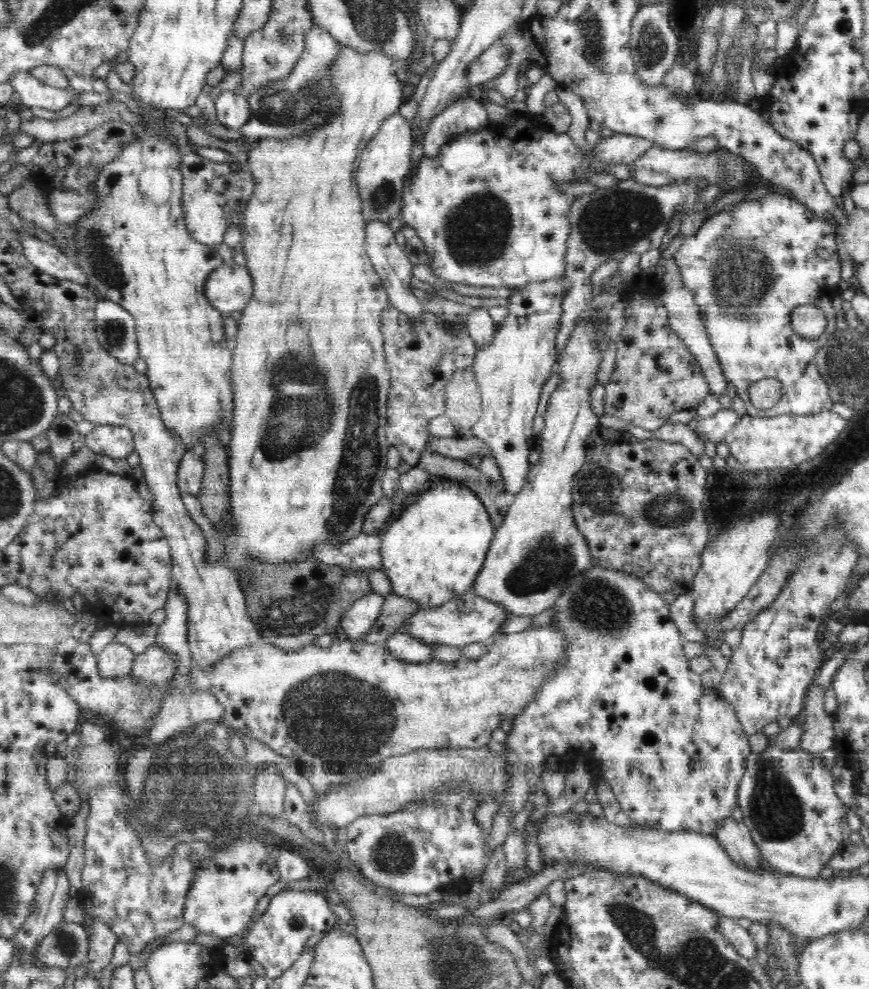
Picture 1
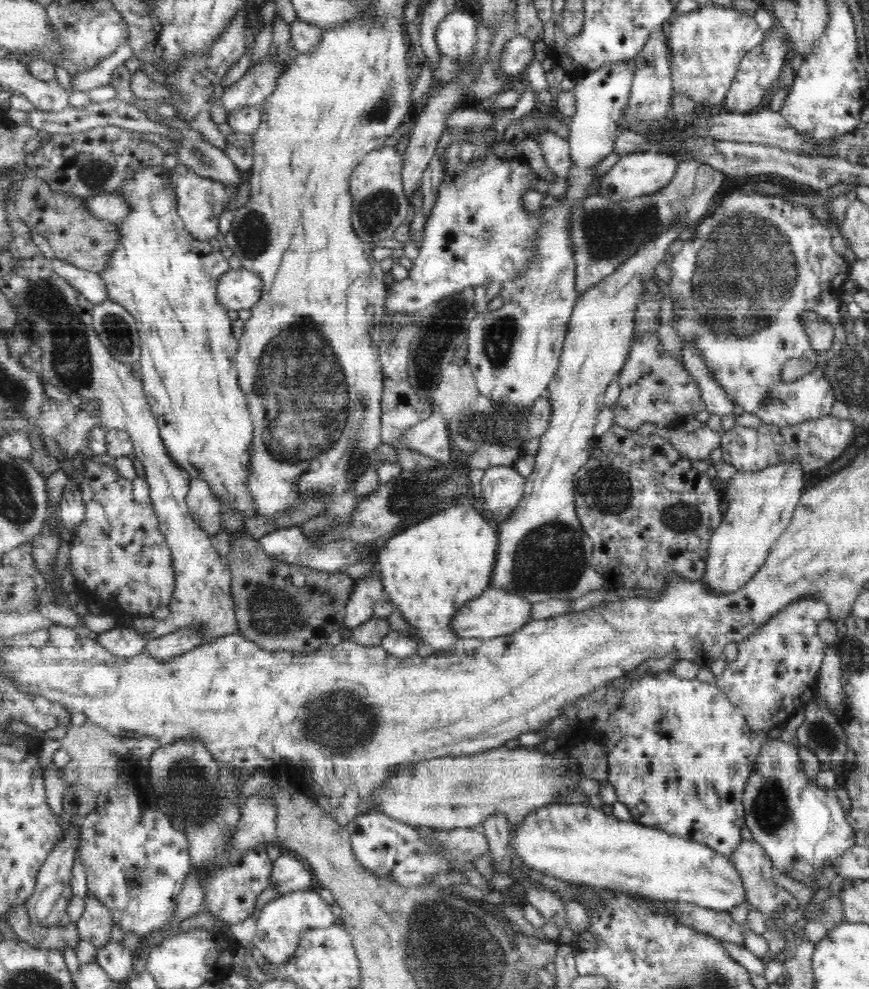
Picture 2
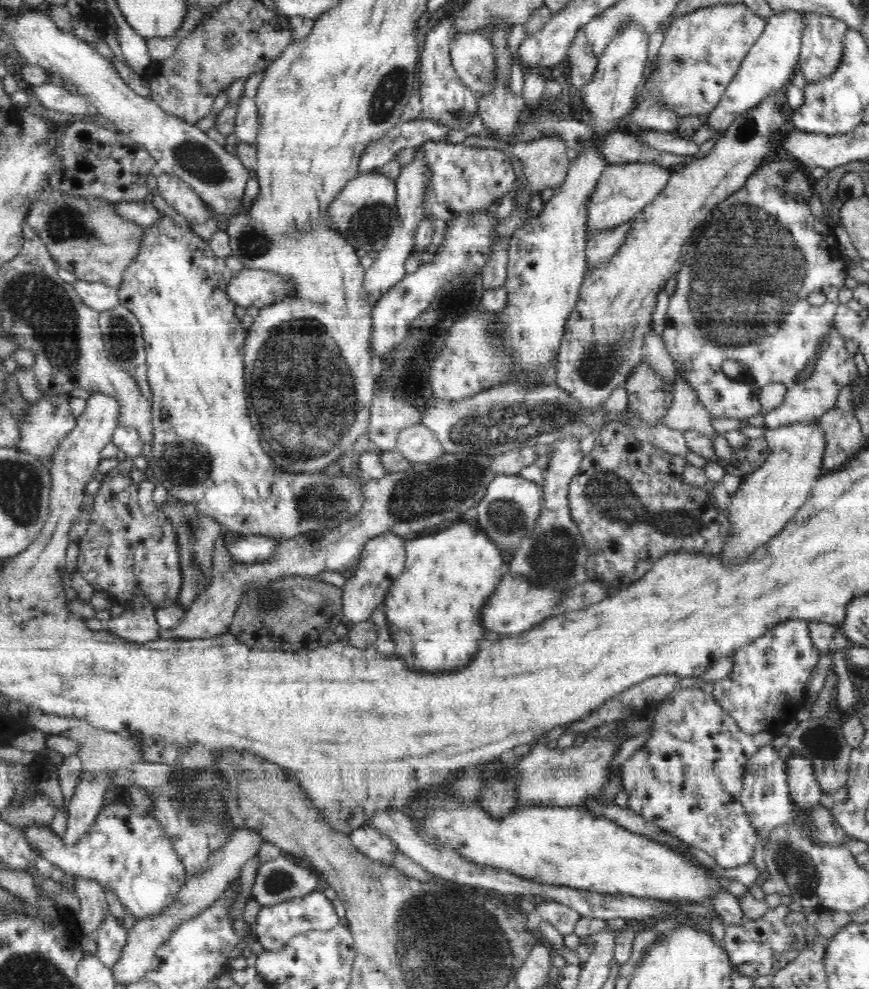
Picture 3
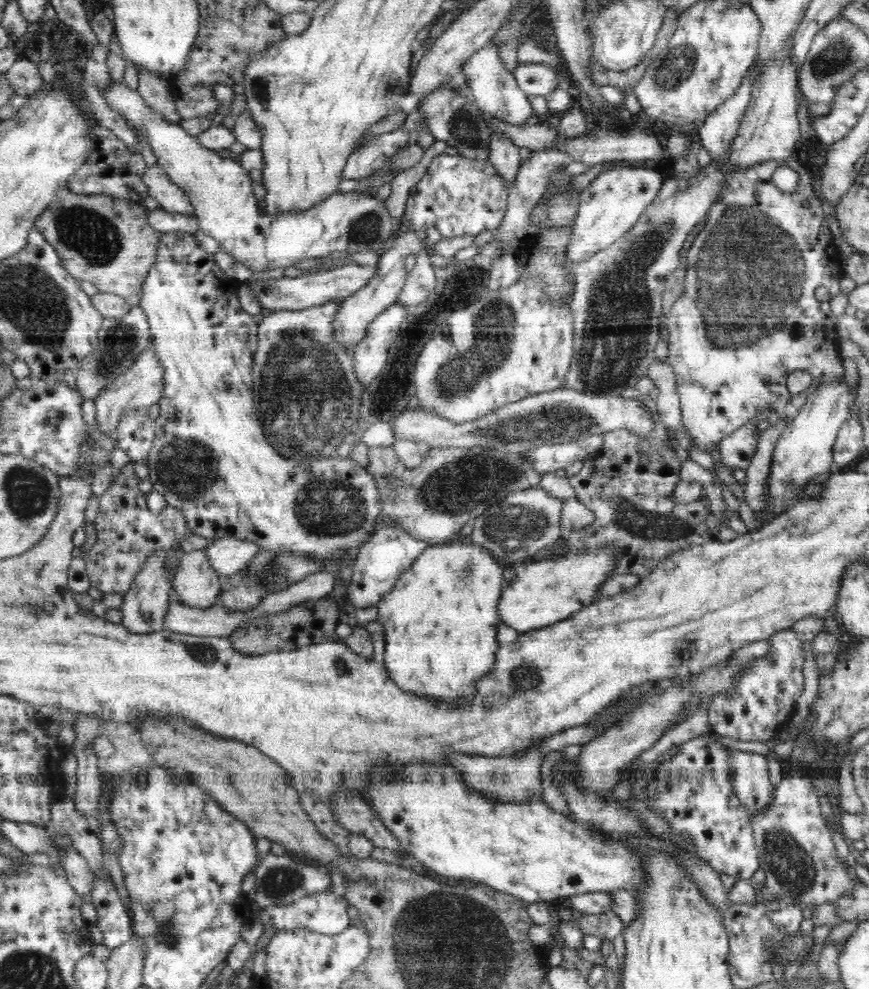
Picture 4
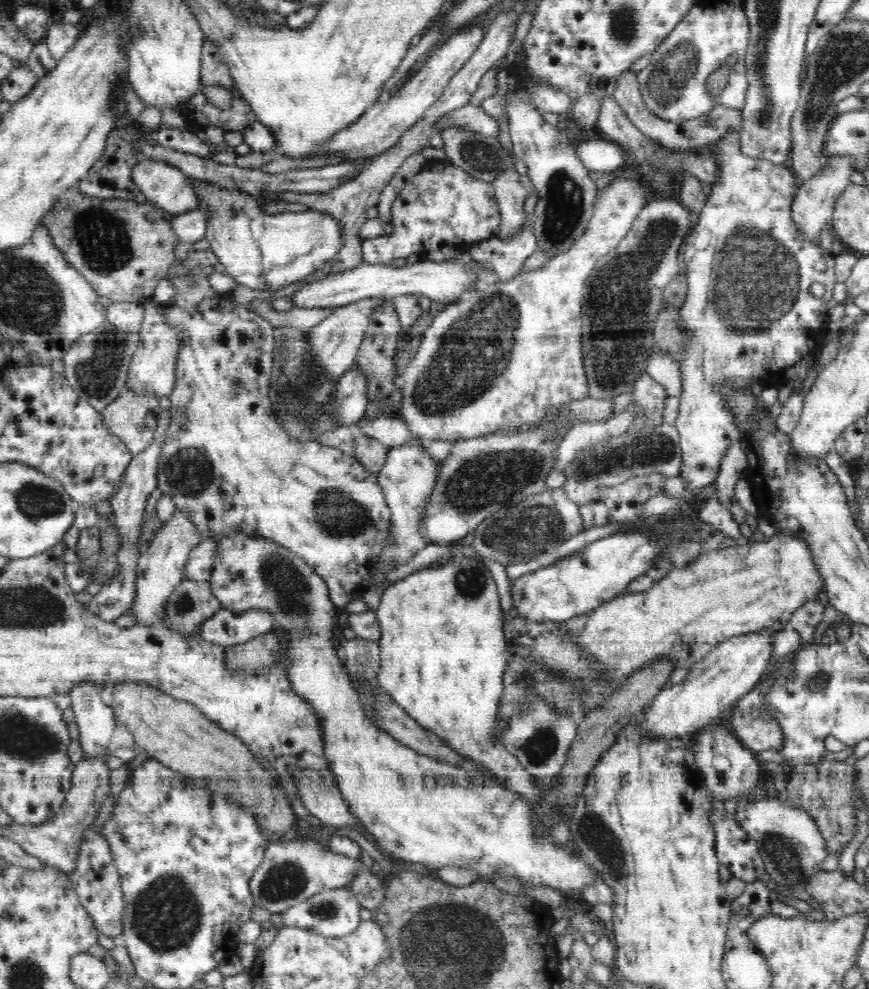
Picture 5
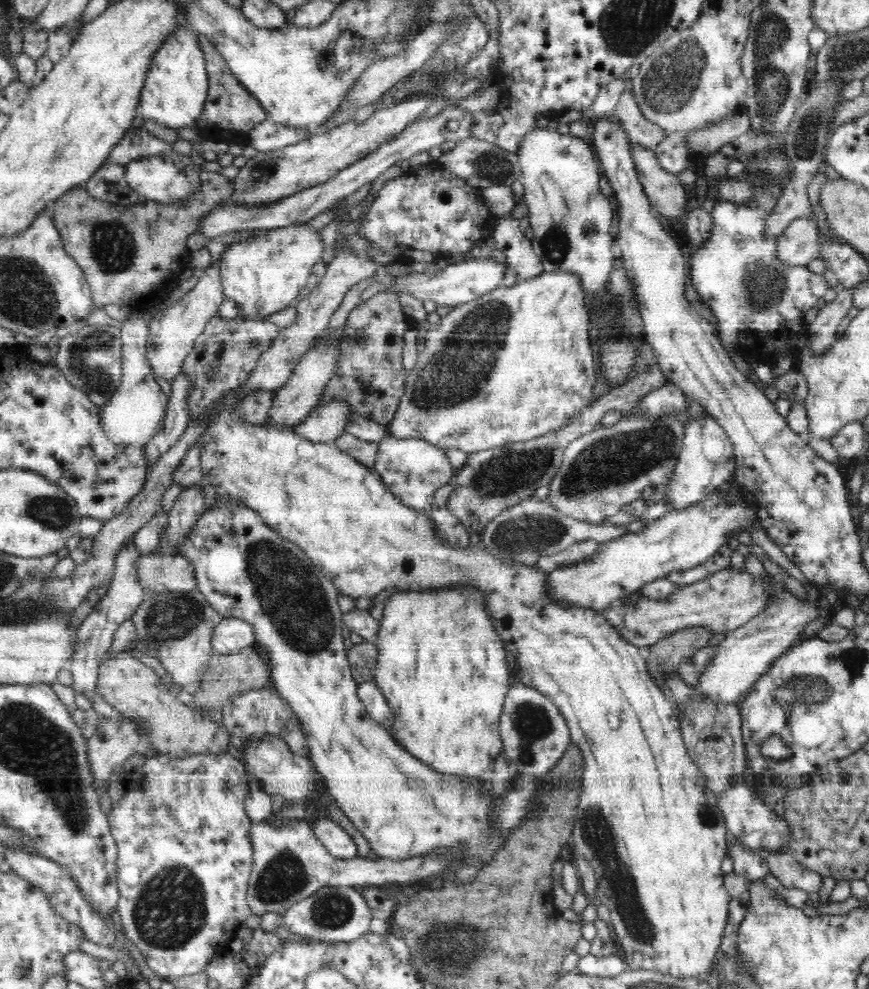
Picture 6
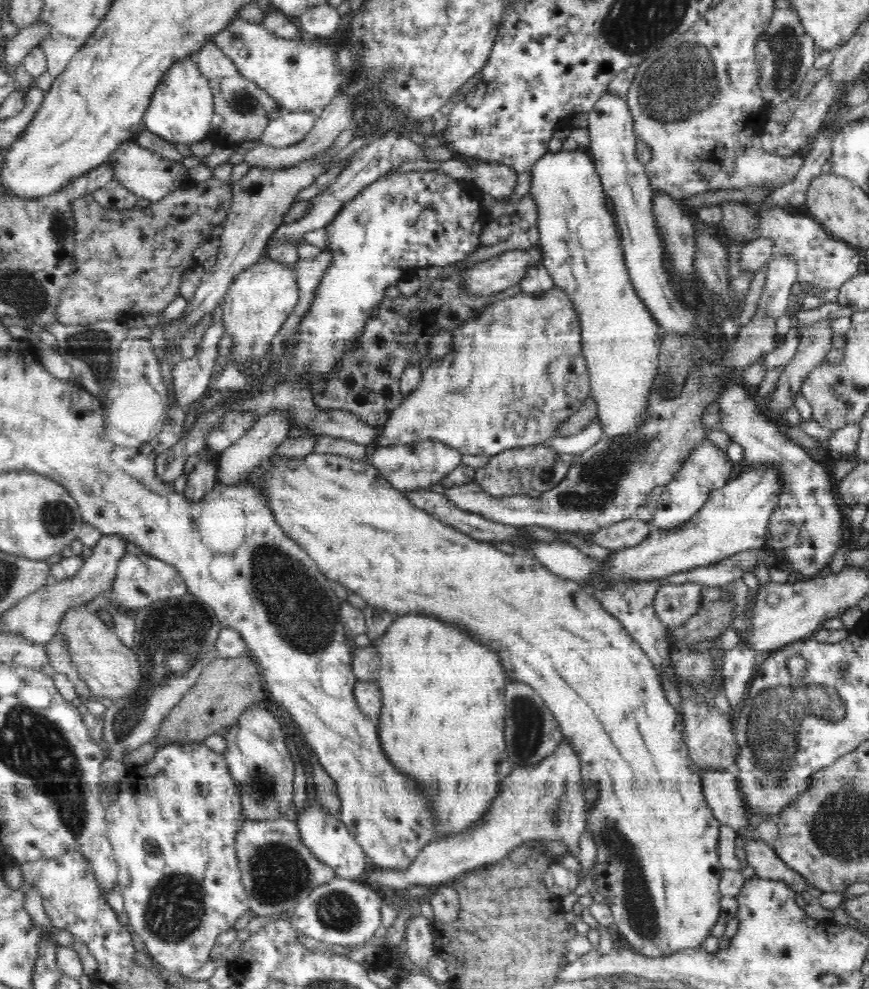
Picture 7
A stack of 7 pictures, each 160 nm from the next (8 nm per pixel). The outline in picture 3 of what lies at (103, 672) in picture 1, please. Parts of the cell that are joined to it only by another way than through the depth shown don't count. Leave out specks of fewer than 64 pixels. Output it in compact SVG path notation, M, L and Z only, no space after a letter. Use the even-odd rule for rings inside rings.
M144 595L134 596L122 614L104 623L104 629L128 642L143 644L158 636L160 628L155 617L156 611Z

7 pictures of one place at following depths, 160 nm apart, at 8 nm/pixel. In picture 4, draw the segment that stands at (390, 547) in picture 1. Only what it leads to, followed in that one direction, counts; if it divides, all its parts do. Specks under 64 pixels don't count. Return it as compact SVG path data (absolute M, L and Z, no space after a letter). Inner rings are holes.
M458 539L442 545L430 545L429 548L426 548L412 562L410 568L400 576L399 582L394 586L394 589L389 594L384 595L384 598L377 604L377 621L385 630L385 654L383 663L384 667L388 669L388 673L390 673L390 678L392 678L394 684L398 685L404 691L410 691L410 693L422 695L422 697L430 697L432 701L450 703L450 705L461 705L464 701L469 701L473 697L476 683L482 677L486 676L486 673L494 666L494 662L496 662L496 652L498 652L499 648L499 643L496 641L496 631L498 625L501 623L497 604L502 594L503 572L502 563L494 559L488 551L467 540L459 541Z

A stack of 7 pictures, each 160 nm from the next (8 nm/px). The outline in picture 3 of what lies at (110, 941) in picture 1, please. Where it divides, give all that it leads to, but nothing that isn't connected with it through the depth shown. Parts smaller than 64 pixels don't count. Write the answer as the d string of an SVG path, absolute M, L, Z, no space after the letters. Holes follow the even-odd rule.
M75 878L75 892L80 899L80 910L76 917L82 935L93 936L108 916L108 903L104 887L89 878Z

